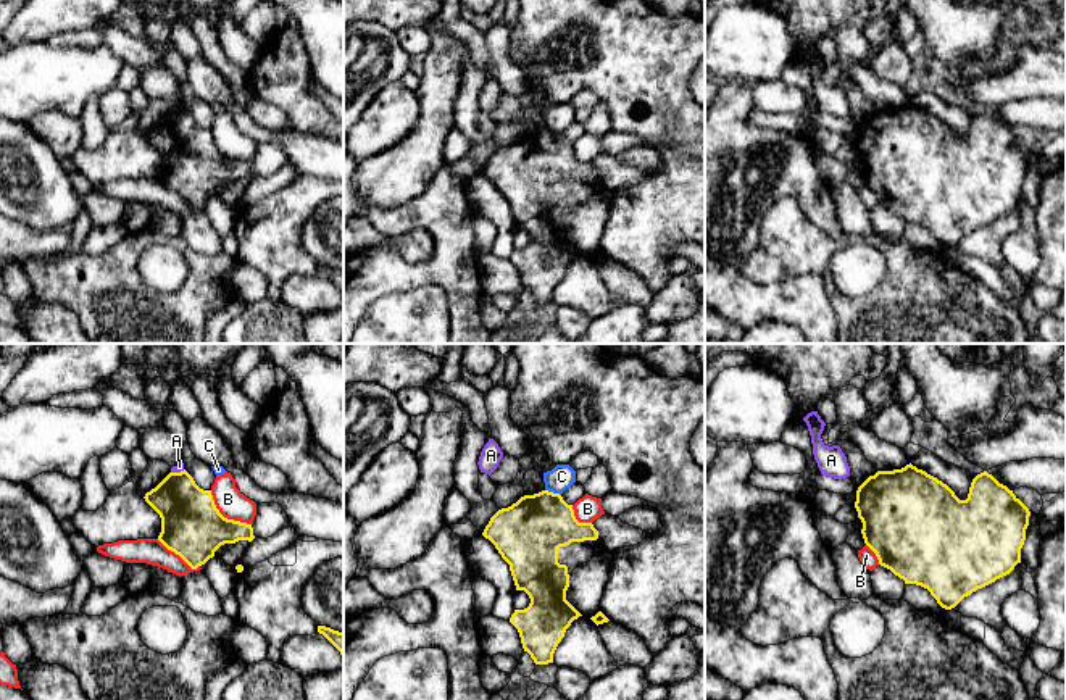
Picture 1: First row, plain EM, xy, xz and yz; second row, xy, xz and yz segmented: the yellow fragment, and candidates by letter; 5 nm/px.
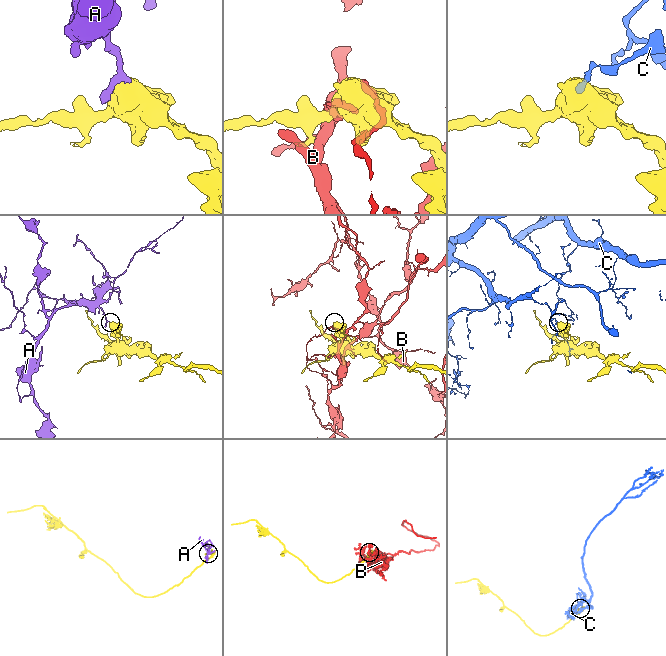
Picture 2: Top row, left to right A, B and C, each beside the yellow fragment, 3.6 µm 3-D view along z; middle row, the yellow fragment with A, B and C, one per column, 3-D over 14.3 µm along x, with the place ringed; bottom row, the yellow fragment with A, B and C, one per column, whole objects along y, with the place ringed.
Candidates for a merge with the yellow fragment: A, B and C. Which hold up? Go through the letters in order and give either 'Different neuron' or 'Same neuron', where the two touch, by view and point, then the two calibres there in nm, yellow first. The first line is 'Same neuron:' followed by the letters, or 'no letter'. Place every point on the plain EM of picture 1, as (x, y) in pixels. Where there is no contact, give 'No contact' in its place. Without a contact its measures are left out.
Same neuron: no letter
A: Different neuron. Touches yellow at xy (178, 112). Thickness 300 nm (yellow) against 40 nm
B: Different neuron. Touches yellow at xy (223, 155). Thickness 300 nm (yellow) against 140 nm
C: Different neuron. Touches yellow at xz (552, 131). Thickness 340 nm (yellow) against 120 nm

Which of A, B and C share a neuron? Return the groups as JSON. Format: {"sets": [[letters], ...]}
{"sets": [["A"], ["B"], ["C"]]}

